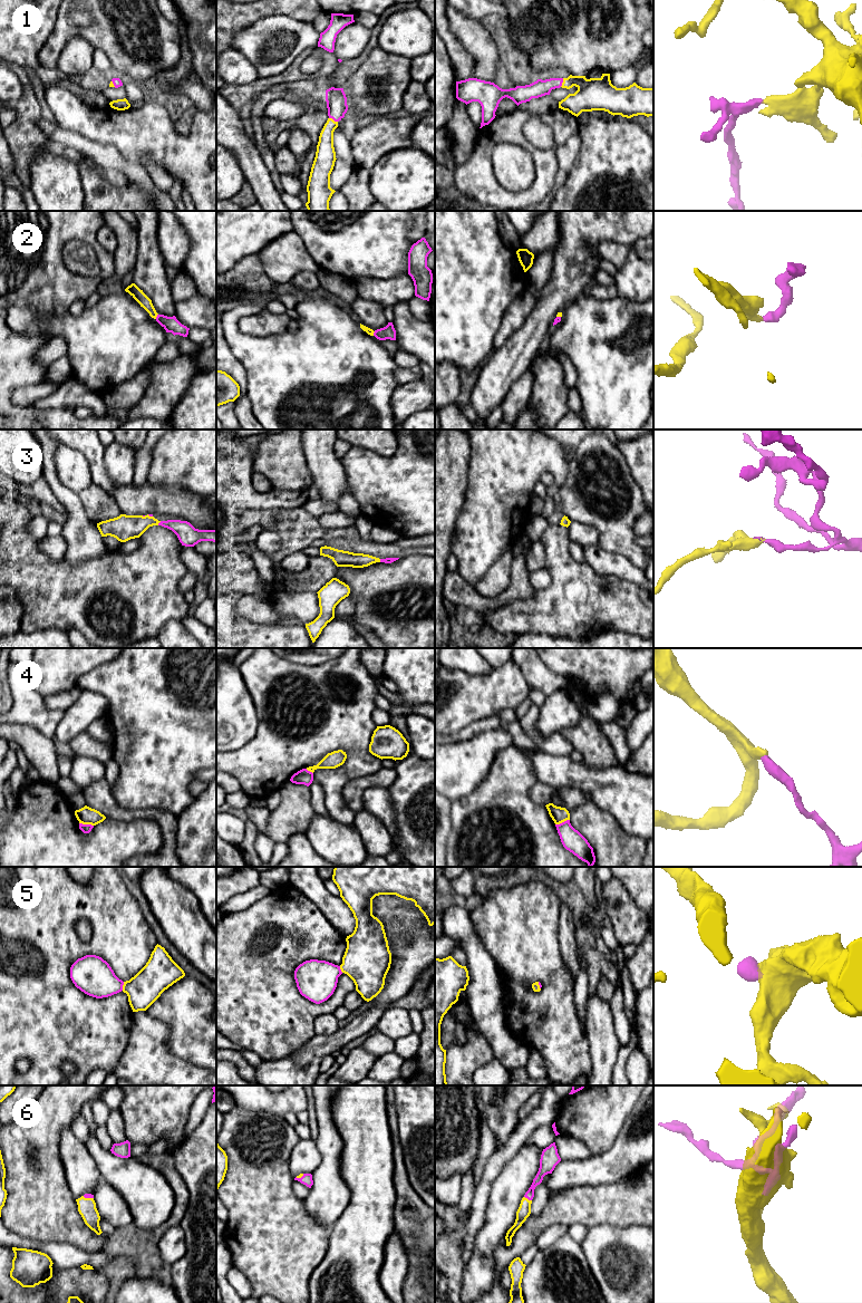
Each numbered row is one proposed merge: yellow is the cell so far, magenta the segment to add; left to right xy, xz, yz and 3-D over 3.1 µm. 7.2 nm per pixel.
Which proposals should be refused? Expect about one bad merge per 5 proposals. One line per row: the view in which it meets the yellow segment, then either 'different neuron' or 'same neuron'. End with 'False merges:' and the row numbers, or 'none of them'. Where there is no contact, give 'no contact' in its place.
1: contact in xz; same neuron
2: contact in xy; same neuron
3: contact in xy; same neuron
4: contact in xy; same neuron
5: contact in xy; same neuron
6: contact in yz; same neuron
False merges: none of them

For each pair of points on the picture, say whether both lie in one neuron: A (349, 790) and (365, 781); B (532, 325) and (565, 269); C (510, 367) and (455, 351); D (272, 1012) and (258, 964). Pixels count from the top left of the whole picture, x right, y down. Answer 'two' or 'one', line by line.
A: one
B: one
C: two
D: one

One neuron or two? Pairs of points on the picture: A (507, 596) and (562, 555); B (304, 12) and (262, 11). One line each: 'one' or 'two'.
A: two
B: one

